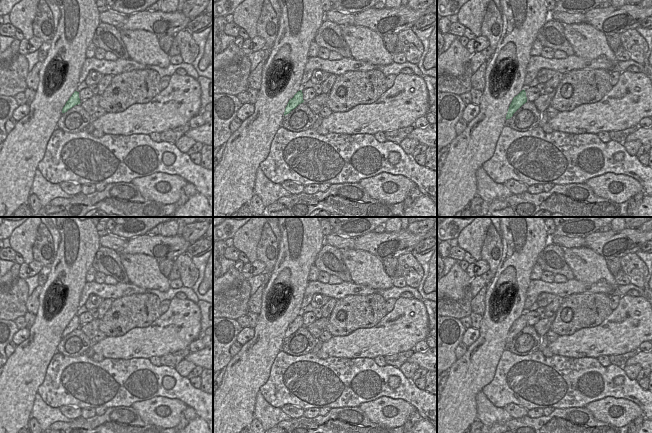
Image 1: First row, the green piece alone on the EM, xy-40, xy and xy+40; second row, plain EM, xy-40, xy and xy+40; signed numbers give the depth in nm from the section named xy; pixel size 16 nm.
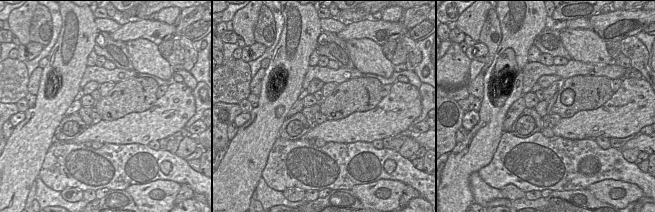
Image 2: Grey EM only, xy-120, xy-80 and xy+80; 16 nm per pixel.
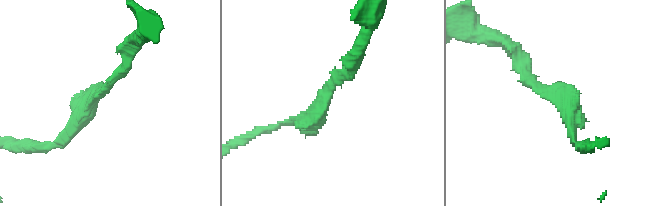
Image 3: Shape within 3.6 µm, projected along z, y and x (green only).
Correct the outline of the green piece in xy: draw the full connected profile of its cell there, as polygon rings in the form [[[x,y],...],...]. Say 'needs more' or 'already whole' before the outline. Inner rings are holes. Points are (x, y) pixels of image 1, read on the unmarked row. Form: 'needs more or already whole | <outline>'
already whole | [[[300,314],[294,319],[292,323],[289,324],[285,332],[284,340],[289,338],[293,333],[295,333],[299,328],[303,326],[304,326],[303,317],[302,317],[302,314]]]

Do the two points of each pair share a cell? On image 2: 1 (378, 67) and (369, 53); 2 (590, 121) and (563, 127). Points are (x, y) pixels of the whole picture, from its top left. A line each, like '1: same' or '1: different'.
1: same
2: same

